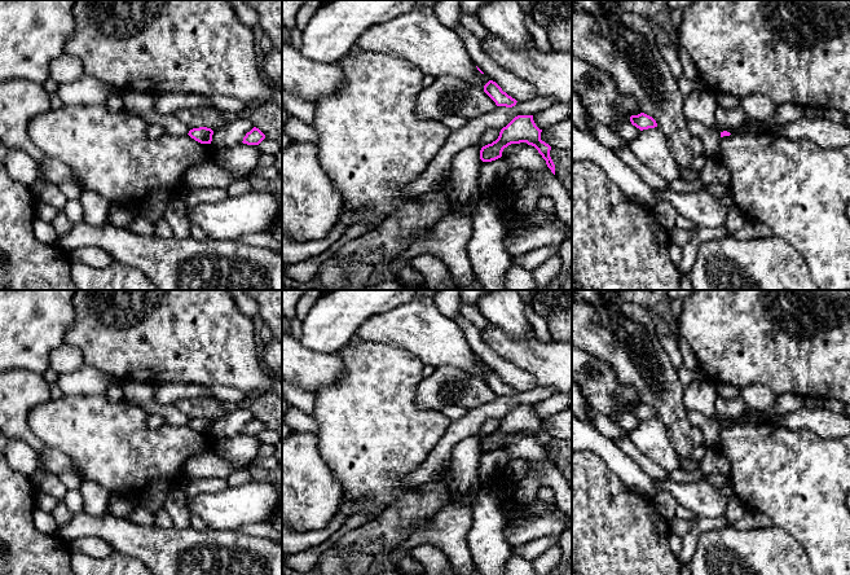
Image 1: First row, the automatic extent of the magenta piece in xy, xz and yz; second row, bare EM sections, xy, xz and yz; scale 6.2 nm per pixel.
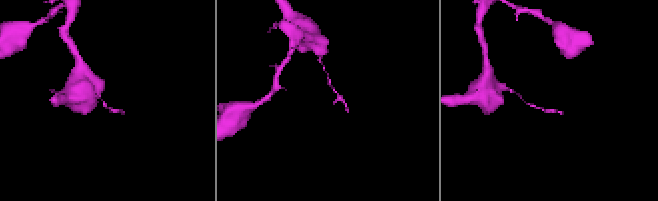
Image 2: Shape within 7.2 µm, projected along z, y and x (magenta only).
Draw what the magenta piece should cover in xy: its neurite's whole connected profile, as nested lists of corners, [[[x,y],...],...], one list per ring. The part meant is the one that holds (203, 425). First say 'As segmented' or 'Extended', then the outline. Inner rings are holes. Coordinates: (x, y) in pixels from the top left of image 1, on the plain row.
As segmented. [[[199,417],[190,420],[188,425],[201,434],[211,434],[213,421],[207,417]]]

